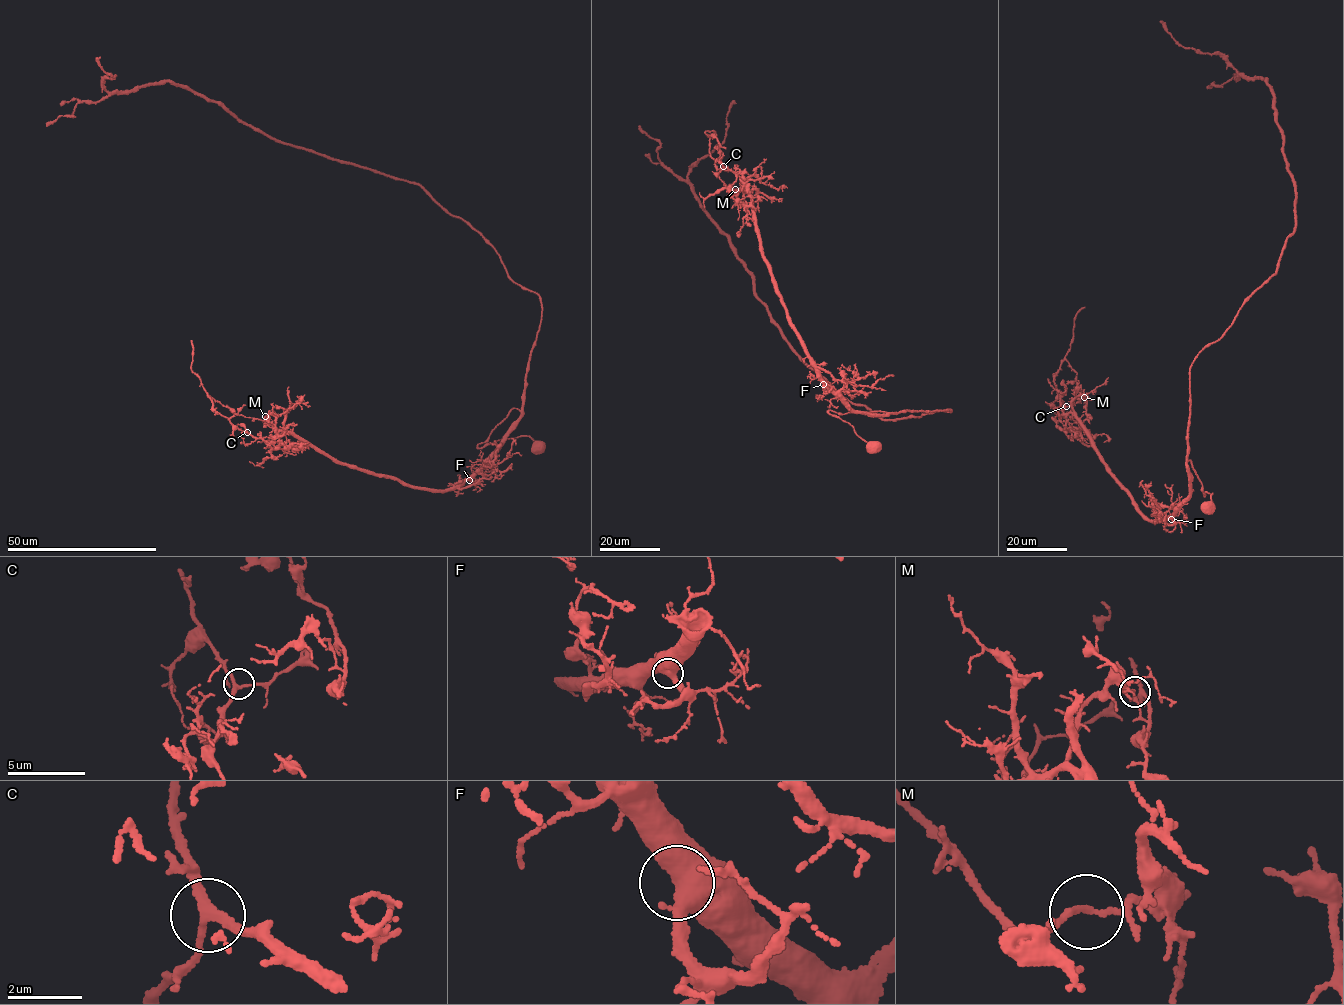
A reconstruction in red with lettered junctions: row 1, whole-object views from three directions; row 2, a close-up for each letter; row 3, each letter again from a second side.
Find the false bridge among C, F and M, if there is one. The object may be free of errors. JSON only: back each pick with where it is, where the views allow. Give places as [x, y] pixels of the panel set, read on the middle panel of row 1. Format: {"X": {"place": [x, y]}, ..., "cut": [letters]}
{"M": {"place": [735, 189]}, "cut": ["M"]}

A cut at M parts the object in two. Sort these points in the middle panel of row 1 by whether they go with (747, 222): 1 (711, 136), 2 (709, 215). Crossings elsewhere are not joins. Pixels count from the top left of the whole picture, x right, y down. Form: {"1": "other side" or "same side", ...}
{"1": "same side", "2": "other side"}

